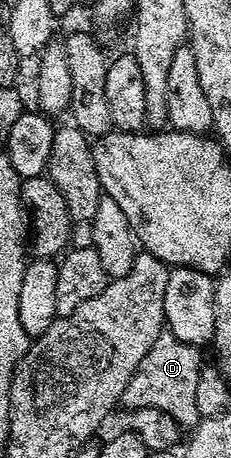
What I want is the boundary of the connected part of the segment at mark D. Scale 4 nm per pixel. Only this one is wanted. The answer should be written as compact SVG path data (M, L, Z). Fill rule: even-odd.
M163 332L147 355L135 368L131 376L129 389L142 390L137 405L139 407L154 407L168 413L175 419L179 427L193 428L198 425L200 419L196 412L196 384L204 365L203 351L193 342L178 337L177 334Z

